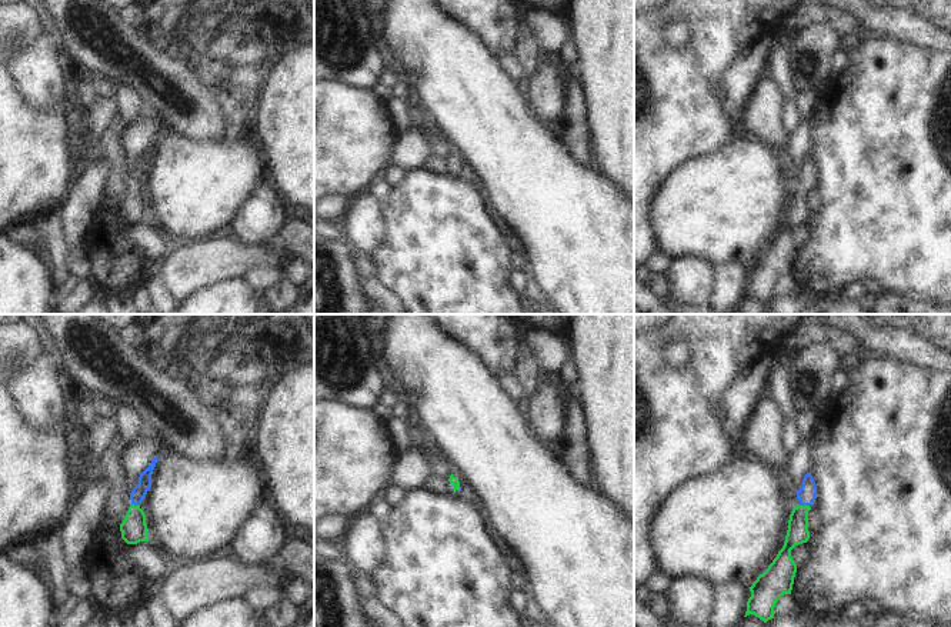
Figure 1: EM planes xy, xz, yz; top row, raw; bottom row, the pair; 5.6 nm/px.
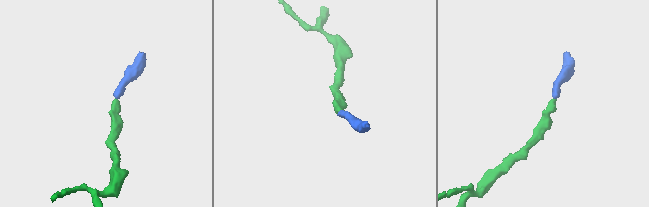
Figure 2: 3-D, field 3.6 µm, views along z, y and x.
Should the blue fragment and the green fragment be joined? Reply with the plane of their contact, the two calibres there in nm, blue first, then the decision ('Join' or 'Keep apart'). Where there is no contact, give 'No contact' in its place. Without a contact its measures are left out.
Touches blue in yz. Thickness 100 nm (blue) against 120 nm. Join

